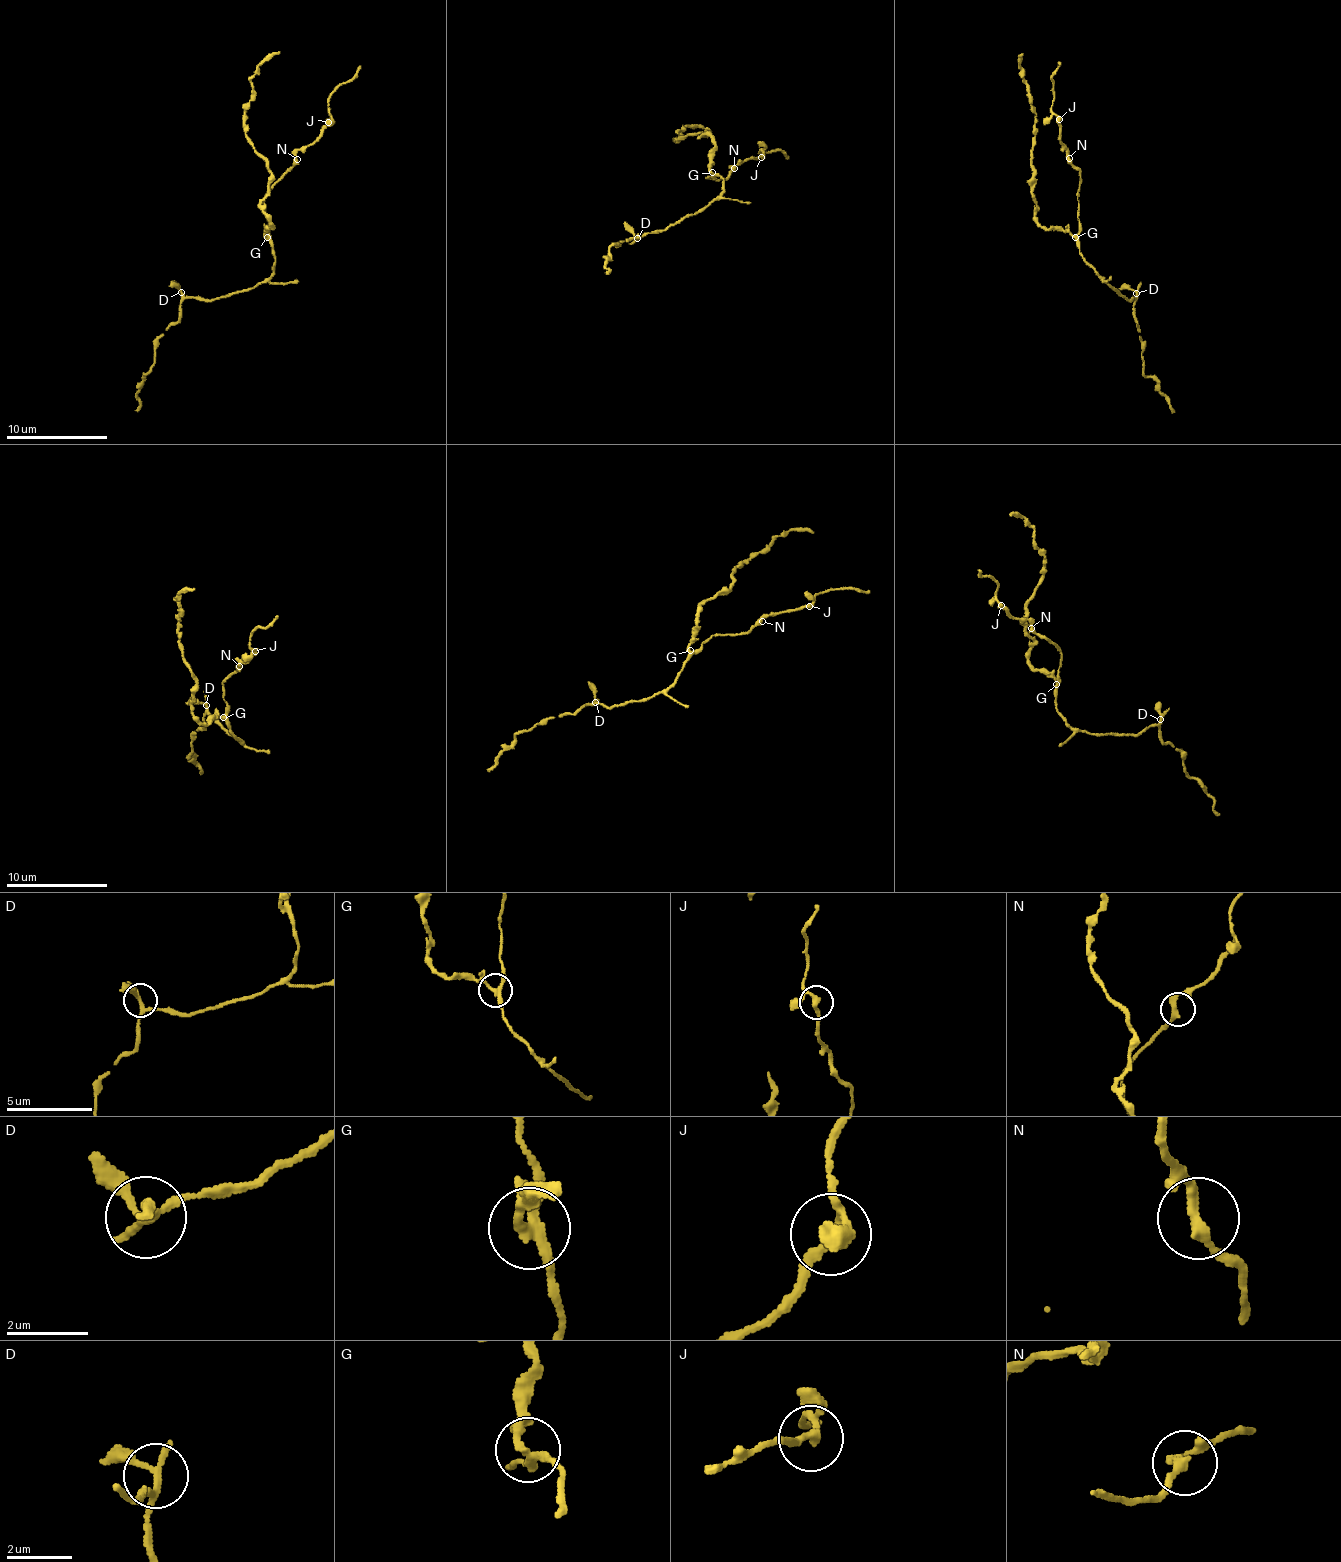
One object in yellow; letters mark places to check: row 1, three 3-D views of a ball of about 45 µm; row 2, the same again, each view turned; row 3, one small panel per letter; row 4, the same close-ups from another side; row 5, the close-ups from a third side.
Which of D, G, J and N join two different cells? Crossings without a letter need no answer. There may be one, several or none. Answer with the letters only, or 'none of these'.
G

